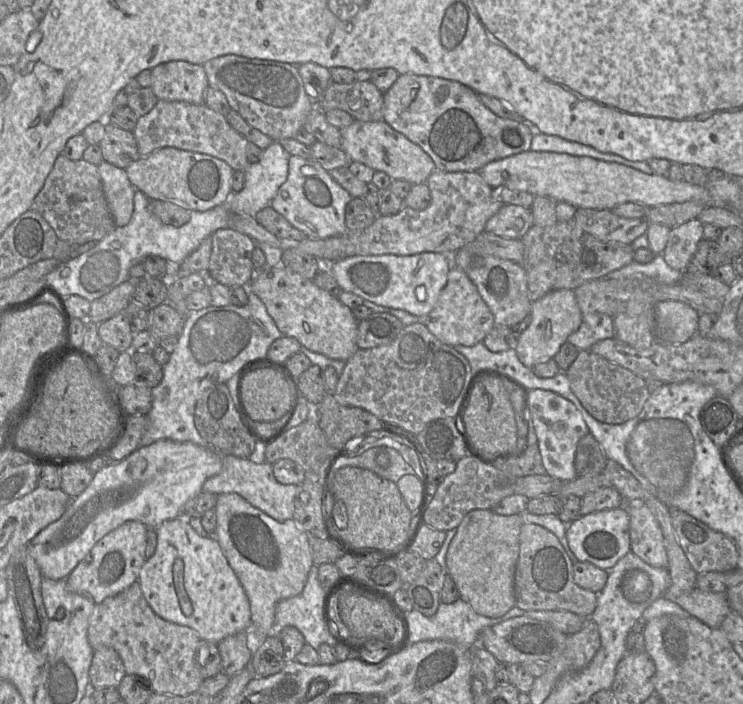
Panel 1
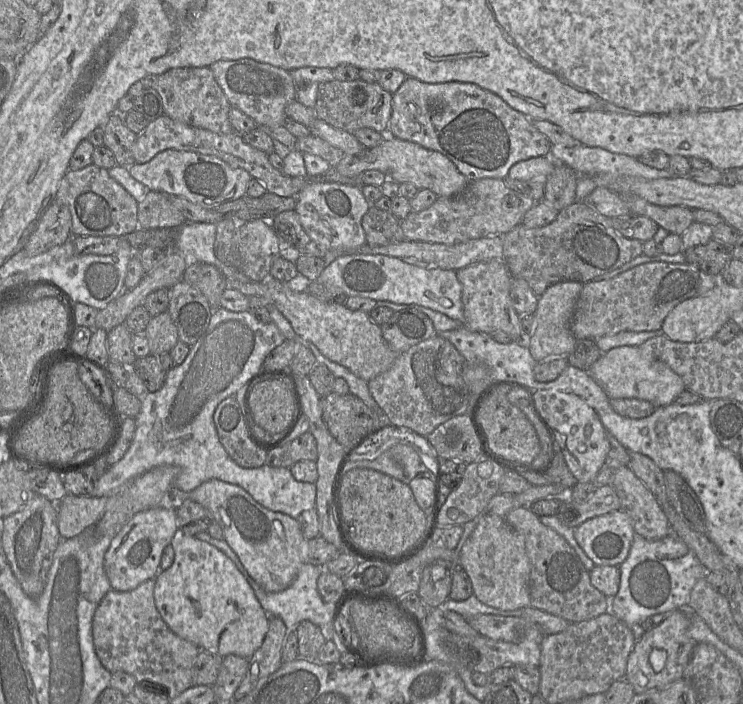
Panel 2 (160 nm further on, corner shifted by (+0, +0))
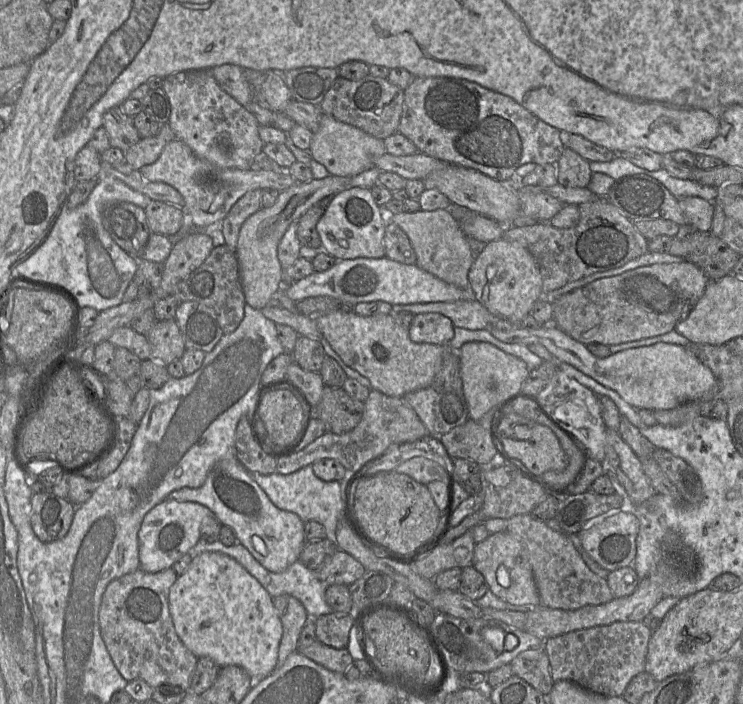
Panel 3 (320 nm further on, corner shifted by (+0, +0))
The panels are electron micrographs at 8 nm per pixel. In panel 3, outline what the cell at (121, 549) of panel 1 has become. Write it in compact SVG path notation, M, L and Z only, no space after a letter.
M165 499L153 507L144 517L139 532L139 569L158 573L171 568L200 540L202 520L214 514L205 506L195 502L178 502Z

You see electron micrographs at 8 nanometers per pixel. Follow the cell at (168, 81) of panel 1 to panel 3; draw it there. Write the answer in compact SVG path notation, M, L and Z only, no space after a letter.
M211 69L174 73L164 78L161 88L167 95L171 107L168 125L175 138L183 141L196 156L214 165L228 169L250 169L255 158L262 153L264 142L259 137L255 116L227 94L211 74Z

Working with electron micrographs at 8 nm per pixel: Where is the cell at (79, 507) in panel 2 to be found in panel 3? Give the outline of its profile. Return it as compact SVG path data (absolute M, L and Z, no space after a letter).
M237 458L223 459L216 463L200 488L175 490L166 499L172 499L178 502L195 502L207 507L222 525L228 526L234 531L238 542L270 572L281 573L294 562L298 561L305 545L303 521L295 513L277 508Z

